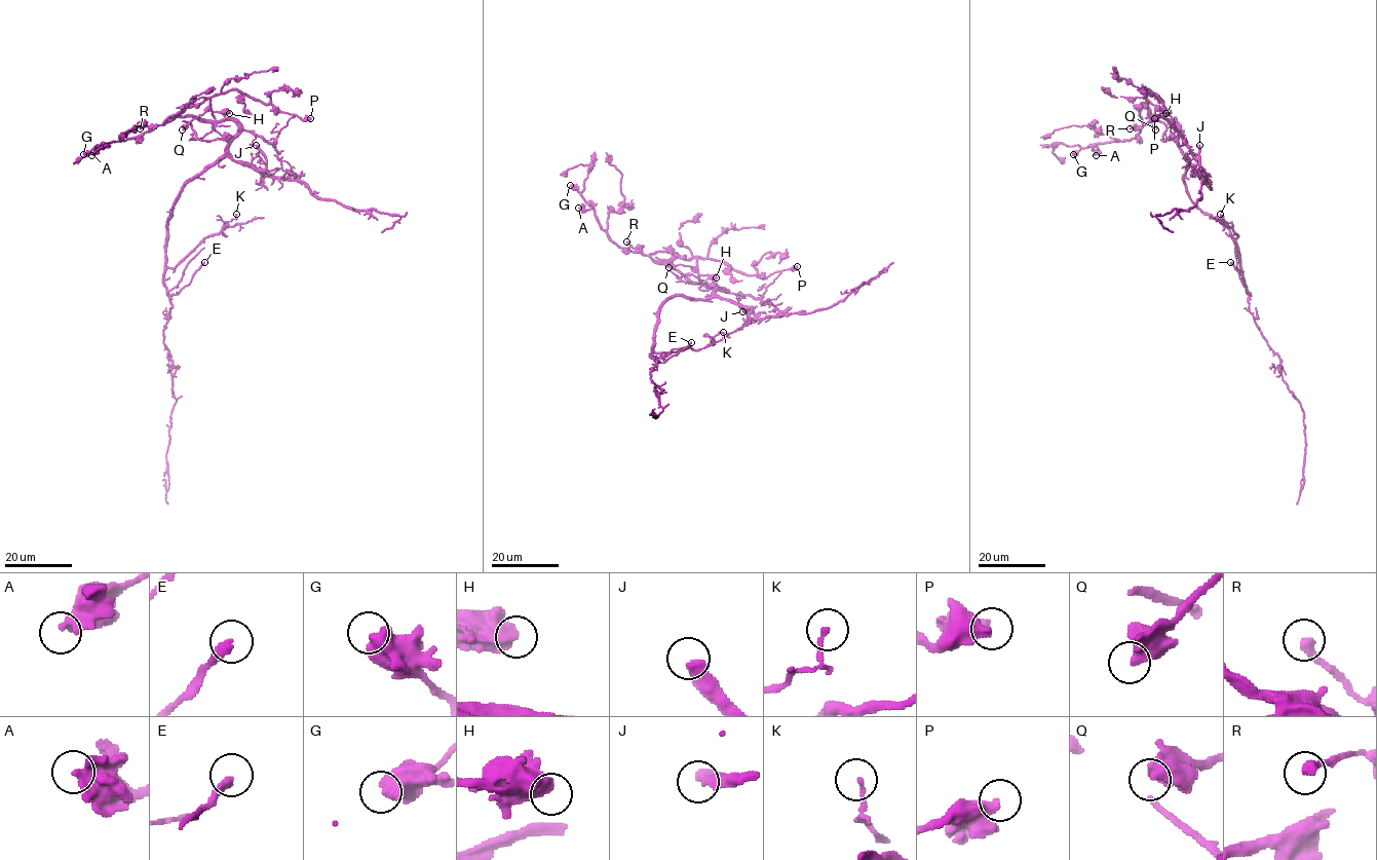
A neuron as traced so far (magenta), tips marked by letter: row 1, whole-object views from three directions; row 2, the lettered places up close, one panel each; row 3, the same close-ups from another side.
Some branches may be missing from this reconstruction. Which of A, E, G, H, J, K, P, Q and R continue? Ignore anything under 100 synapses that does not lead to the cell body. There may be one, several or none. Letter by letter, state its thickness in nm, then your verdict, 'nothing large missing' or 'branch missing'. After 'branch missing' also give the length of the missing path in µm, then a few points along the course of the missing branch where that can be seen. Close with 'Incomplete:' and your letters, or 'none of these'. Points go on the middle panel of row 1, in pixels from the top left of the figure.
A: 500 nm thick; nothing large missing
E: 340 nm thick; nothing large missing
G: 700 nm thick; nothing large missing
H: 650 nm thick; nothing large missing
J: 480 nm thick; branch missing; about 35 µm are missing; missing branch runs (742, 311), (736, 307), (715, 308), (682, 294), (643, 290)
K: 160 nm thick; nothing large missing
P: 460 nm thick; nothing large missing
Q: 480 nm thick; nothing large missing
R: 320 nm thick; nothing large missing
Incomplete: J

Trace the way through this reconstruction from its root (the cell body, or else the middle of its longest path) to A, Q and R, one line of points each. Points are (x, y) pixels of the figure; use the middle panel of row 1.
A: (663, 304), (676, 295), (706, 299), (716, 288), (701, 290), (670, 266), (618, 247), (591, 209), (578, 208)
Q: (663, 304), (676, 295), (706, 299), (716, 288), (701, 290), (699, 275), (689, 266), (668, 267)
R: (663, 304), (676, 295), (706, 299), (716, 288), (701, 290), (700, 285), (639, 253), (626, 241)

